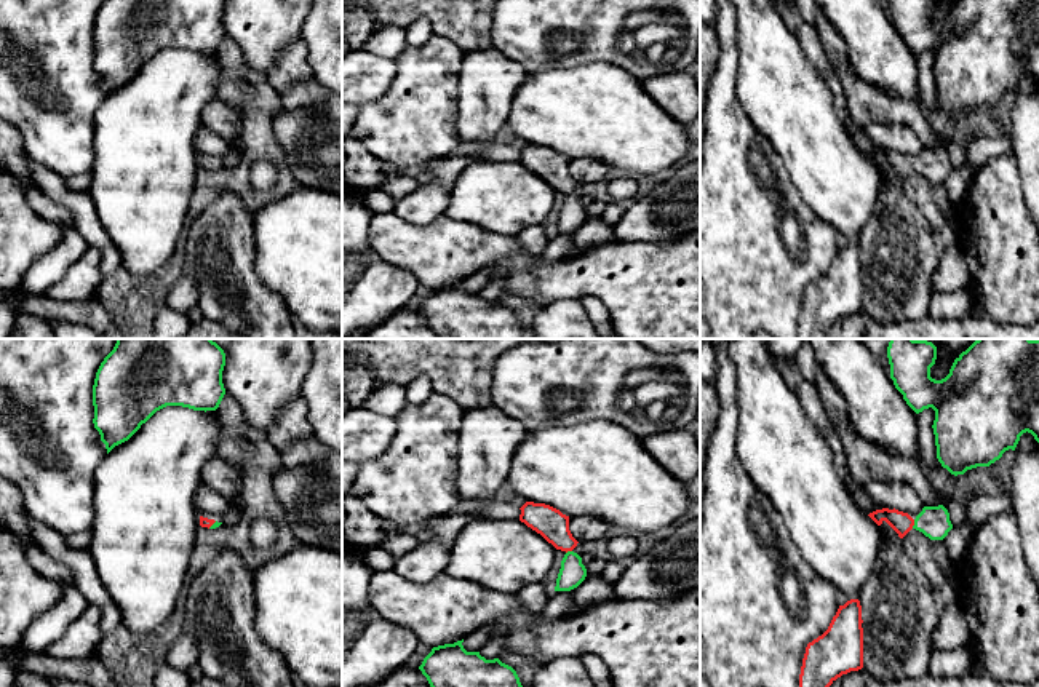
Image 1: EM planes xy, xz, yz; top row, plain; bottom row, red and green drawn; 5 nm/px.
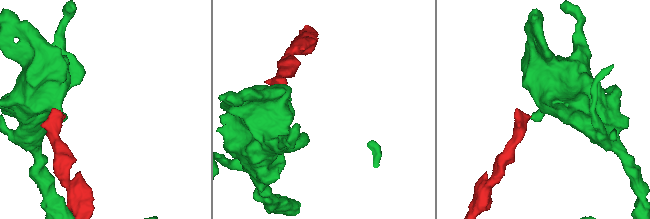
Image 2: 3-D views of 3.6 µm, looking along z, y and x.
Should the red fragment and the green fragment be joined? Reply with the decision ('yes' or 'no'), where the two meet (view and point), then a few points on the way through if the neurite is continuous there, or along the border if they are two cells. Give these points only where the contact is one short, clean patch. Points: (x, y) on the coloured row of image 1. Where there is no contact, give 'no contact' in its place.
yes; meets red in yz at (913, 524); runs through yz (902, 523), (913, 524), (934, 521)

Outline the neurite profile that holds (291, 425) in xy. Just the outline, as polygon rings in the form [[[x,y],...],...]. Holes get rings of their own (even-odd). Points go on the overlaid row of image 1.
[[[302,395],[294,398],[283,411],[280,411],[265,435],[278,452],[286,451],[297,441],[315,436],[307,419],[307,404]]]

